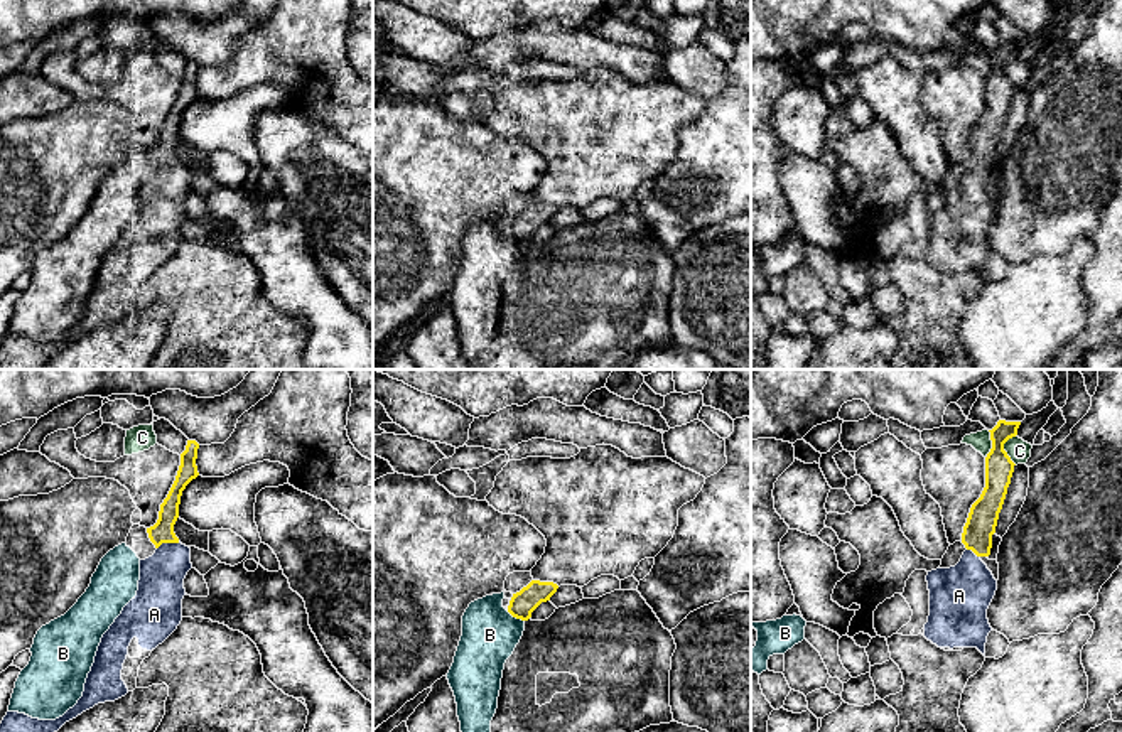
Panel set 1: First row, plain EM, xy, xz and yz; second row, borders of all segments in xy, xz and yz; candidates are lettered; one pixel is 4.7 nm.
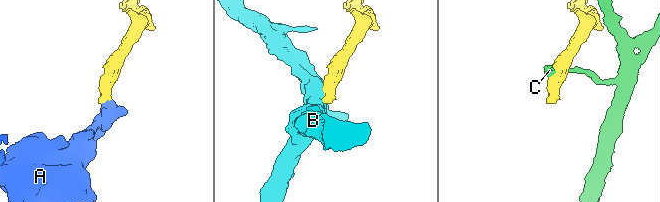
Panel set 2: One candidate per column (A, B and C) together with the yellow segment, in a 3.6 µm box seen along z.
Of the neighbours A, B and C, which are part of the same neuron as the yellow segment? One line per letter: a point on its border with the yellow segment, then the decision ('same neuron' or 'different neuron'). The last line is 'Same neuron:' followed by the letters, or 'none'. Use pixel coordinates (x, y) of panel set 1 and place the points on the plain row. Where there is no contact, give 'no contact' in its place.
A: meets yellow in xy at (167, 164); same neuron
B: meets yellow in xz at (515, 238); different neuron
C: meets yellow in yz at (1004, 73); different neuron
Same neuron: A

